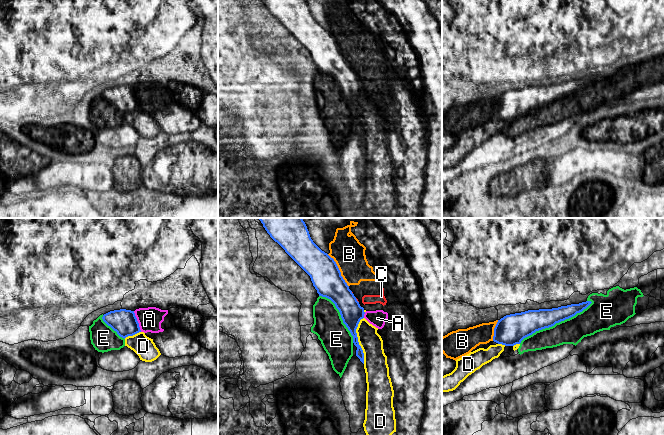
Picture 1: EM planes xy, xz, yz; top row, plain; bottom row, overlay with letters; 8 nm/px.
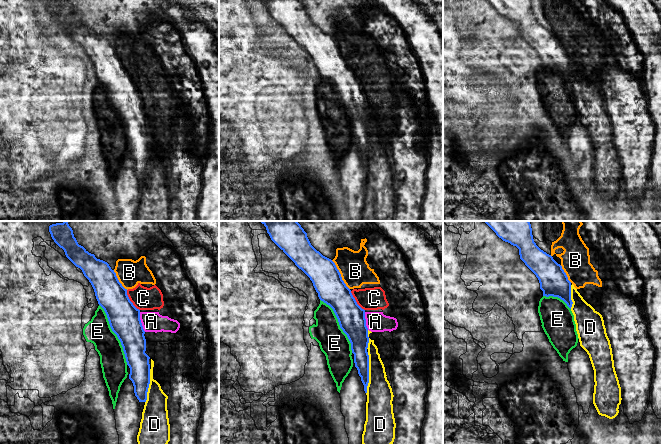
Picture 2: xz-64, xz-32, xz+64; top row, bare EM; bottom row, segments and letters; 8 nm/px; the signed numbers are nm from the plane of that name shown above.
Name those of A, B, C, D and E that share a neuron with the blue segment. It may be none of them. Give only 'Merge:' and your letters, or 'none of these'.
Merge: none of these

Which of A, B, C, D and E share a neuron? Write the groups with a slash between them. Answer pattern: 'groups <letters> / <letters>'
groups A B C / D / E

